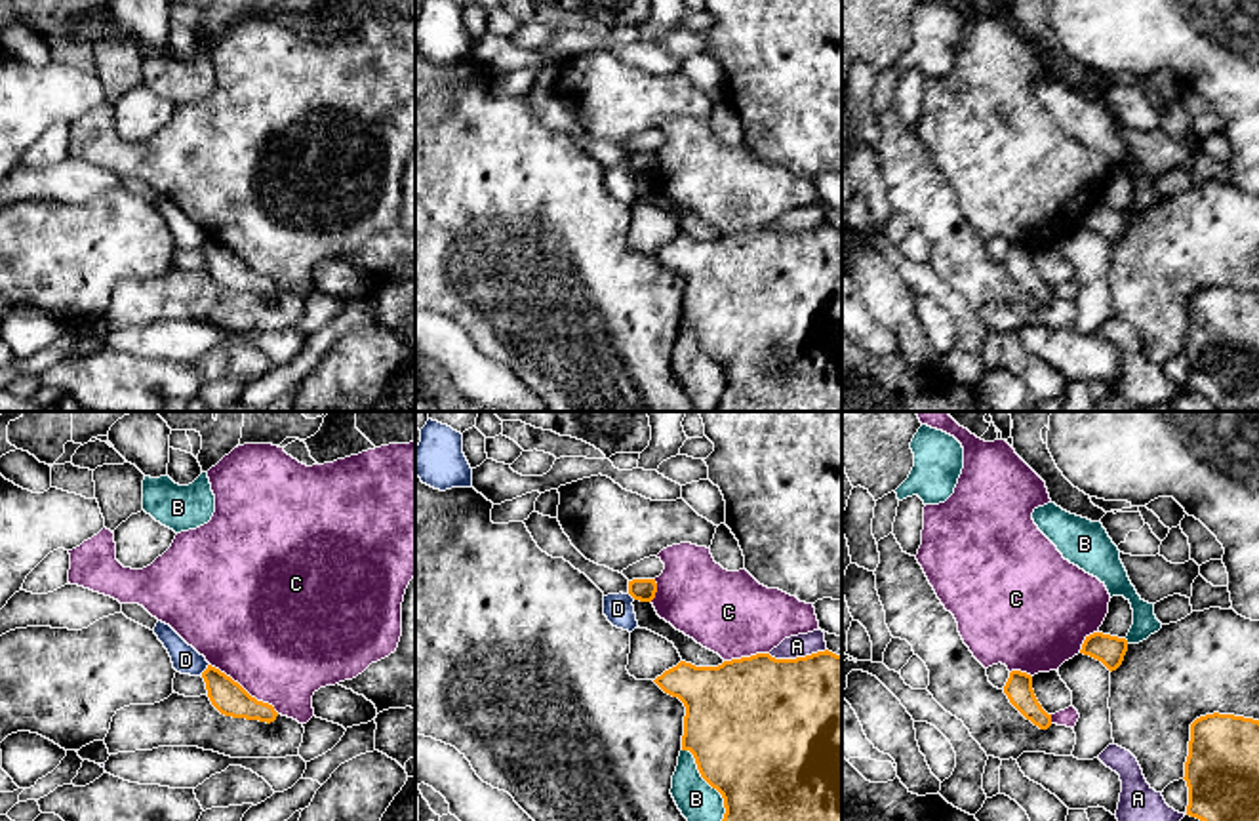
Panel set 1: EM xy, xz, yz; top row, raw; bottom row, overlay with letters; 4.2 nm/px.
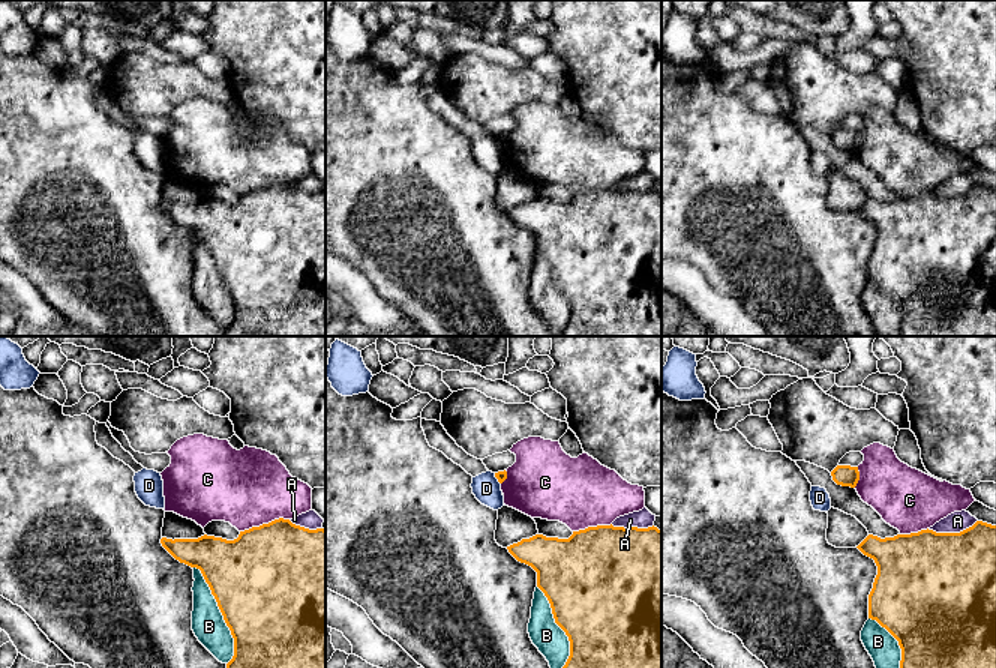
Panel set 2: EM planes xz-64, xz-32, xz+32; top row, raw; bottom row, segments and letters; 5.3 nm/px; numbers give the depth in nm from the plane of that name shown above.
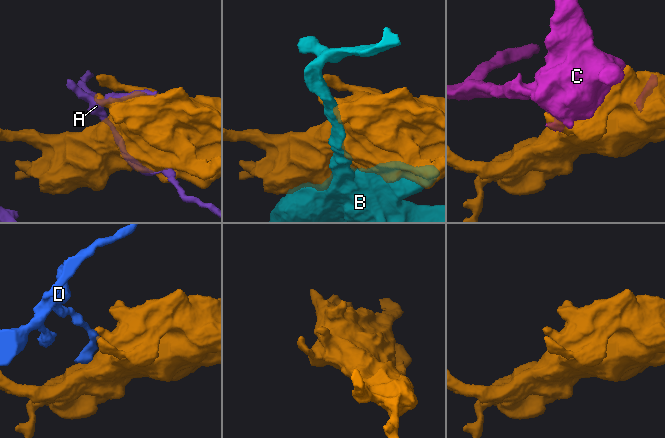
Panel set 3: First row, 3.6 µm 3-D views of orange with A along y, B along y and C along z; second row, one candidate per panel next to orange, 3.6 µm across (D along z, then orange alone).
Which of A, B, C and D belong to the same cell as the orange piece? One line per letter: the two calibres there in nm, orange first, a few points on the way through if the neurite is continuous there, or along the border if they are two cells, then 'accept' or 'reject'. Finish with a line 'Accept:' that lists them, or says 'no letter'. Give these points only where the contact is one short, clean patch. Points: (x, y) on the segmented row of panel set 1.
A: 500/100 nm | reject
B: 500/170 nm | reject
C: 150/500 nm | reject
D: 150/120 nm | along xy (208, 663), (200, 675) | reject
Accept: no letter

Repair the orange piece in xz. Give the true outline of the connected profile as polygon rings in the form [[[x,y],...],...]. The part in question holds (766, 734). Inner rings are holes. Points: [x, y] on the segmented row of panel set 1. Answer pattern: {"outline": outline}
{"outline": [[[829,650],[796,659],[756,653],[724,661],[718,667],[695,667],[680,661],[653,682],[686,707],[682,751],[693,754],[701,777],[722,794],[726,808],[722,821],[842,821],[842,655]]]}

